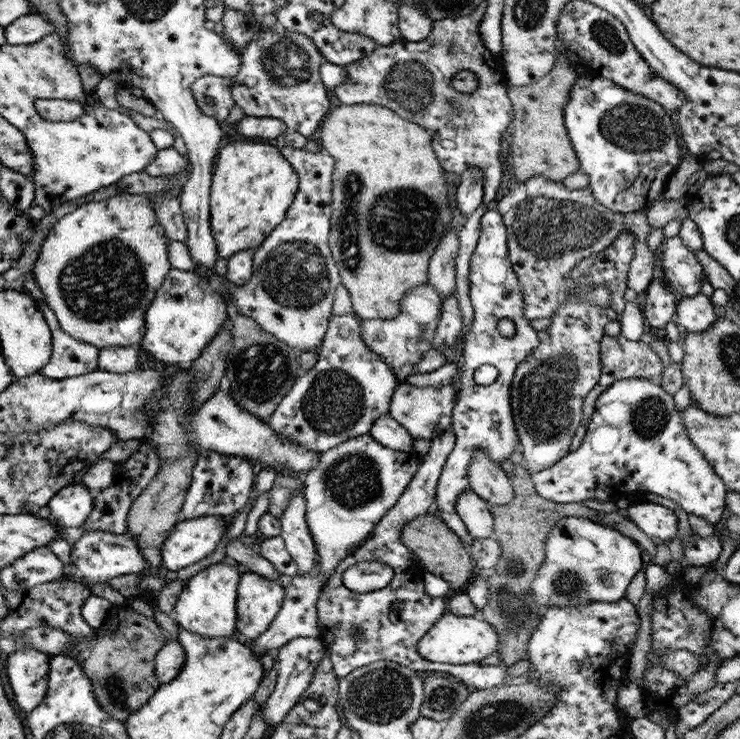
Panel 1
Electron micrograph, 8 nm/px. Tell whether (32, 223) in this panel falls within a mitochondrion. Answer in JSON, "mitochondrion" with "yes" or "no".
{"mitochondrion":"no"}

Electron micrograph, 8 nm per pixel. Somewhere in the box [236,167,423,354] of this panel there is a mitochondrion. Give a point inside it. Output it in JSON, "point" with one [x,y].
{"point":[294,274]}

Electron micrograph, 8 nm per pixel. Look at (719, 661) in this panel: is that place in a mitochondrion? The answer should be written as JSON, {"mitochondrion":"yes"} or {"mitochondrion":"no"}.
{"mitochondrion":"no"}

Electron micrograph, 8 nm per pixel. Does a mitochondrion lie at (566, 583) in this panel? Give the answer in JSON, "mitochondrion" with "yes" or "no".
{"mitochondrion":"yes"}

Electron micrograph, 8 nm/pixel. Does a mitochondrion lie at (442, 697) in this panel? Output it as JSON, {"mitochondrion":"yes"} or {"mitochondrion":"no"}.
{"mitochondrion":"yes"}

